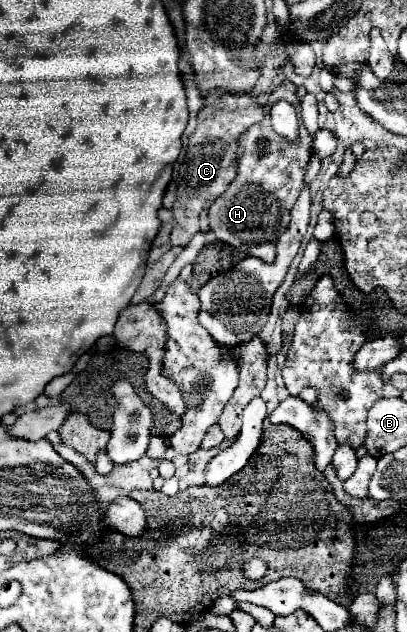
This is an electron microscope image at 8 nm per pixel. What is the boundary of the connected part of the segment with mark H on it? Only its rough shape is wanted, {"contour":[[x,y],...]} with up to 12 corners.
{"contour":[[280,99],[238,141],[236,179],[208,209],[216,241],[266,263],[304,187],[312,137],[272,129]]}

